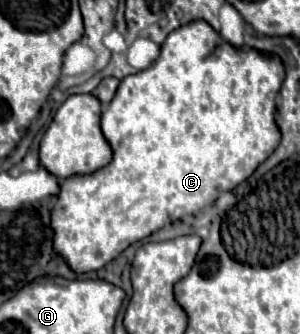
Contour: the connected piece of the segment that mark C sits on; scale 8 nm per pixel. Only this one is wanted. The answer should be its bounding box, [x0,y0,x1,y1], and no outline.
[50,20,284,274]

